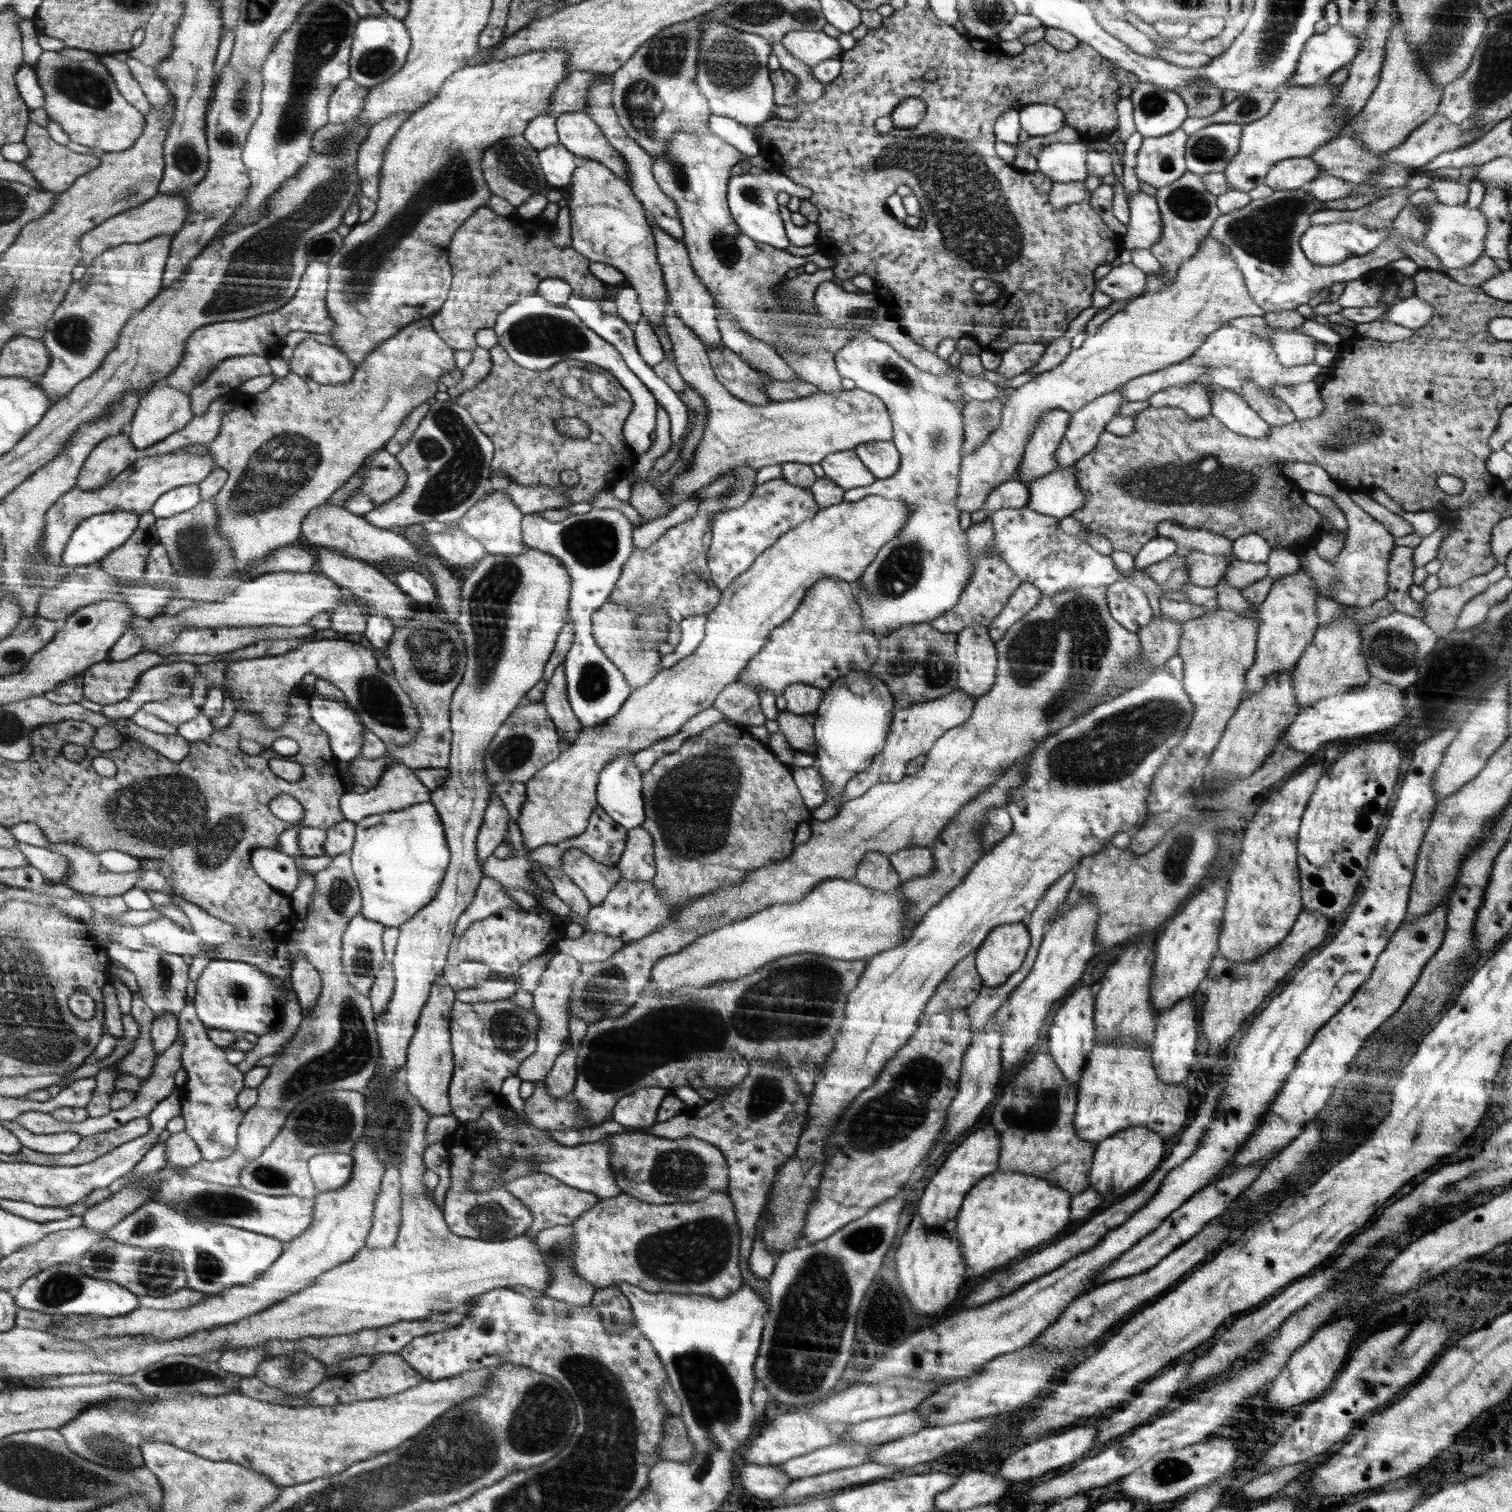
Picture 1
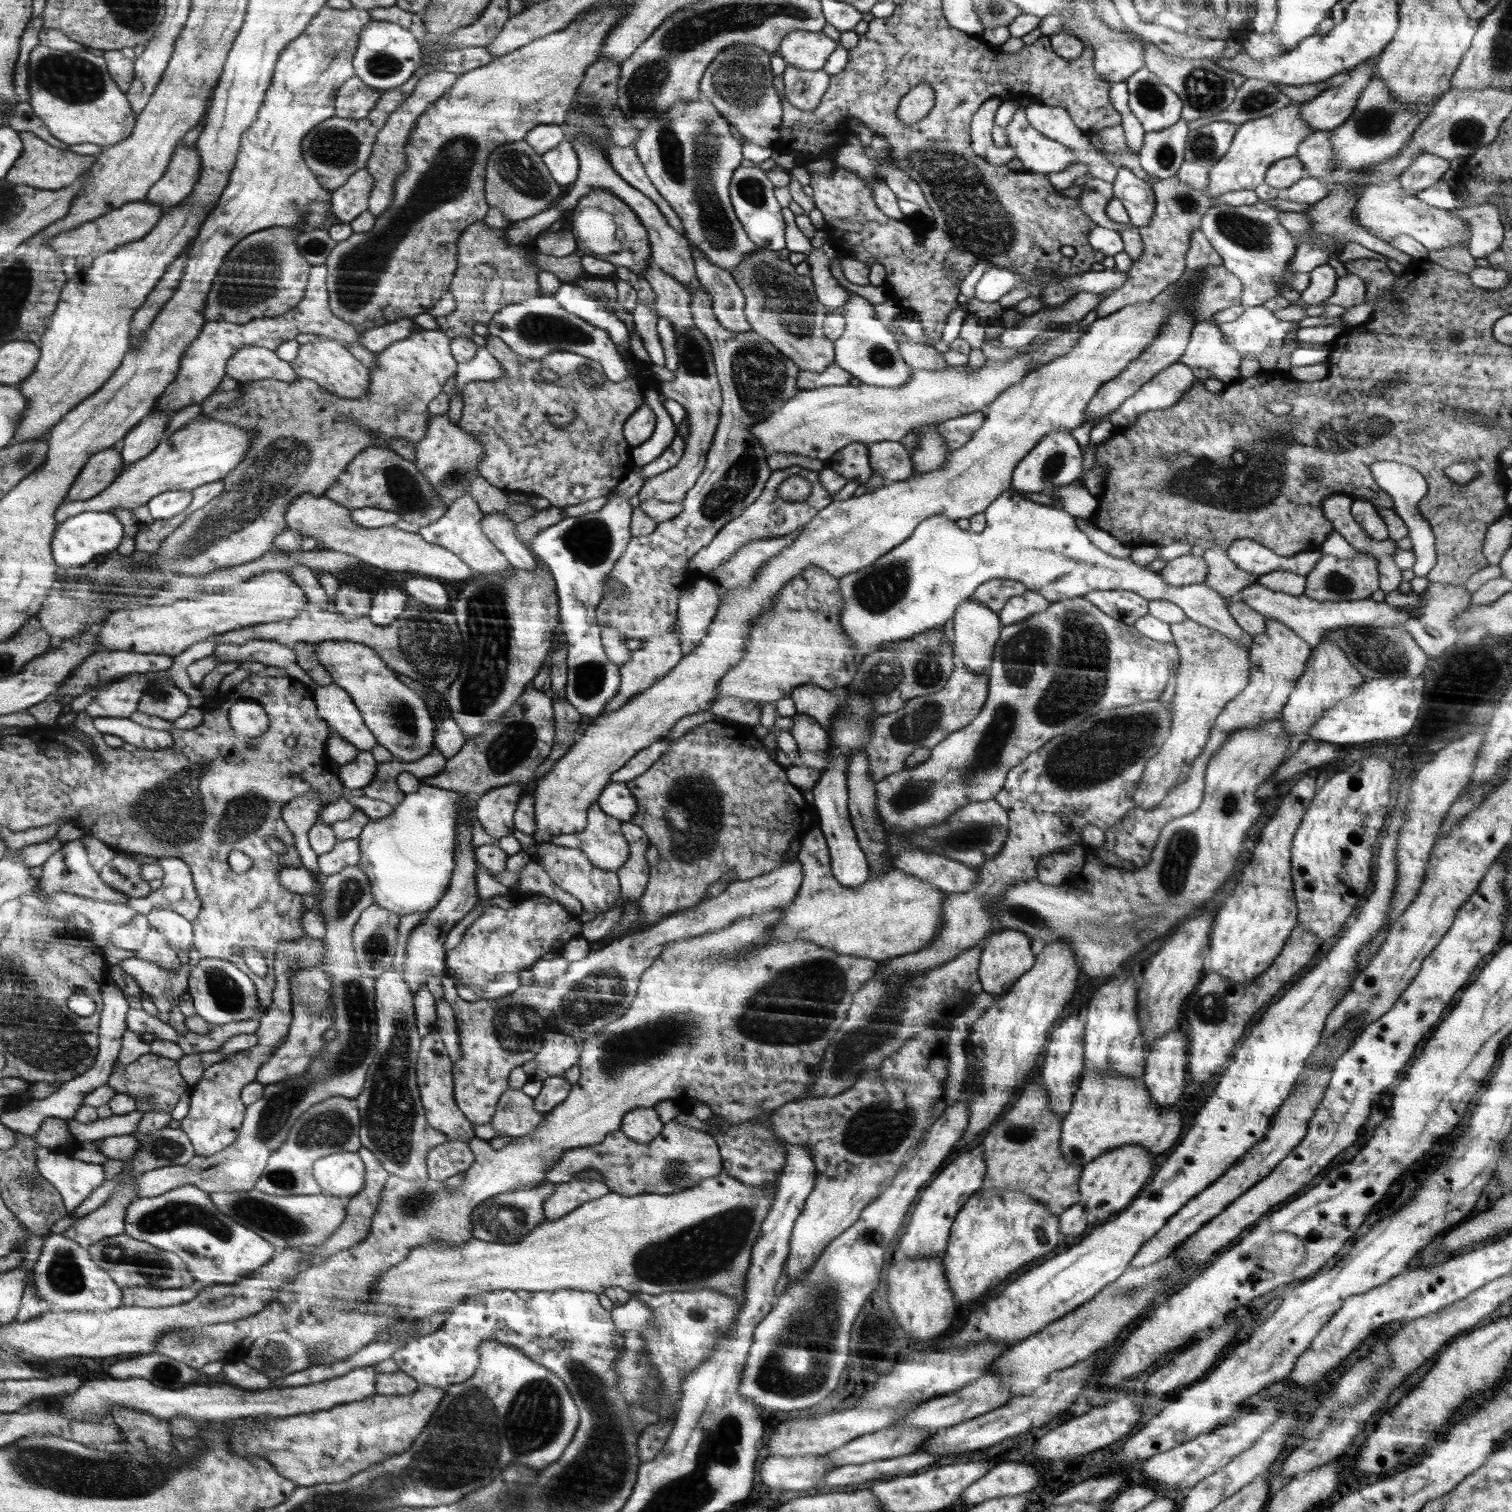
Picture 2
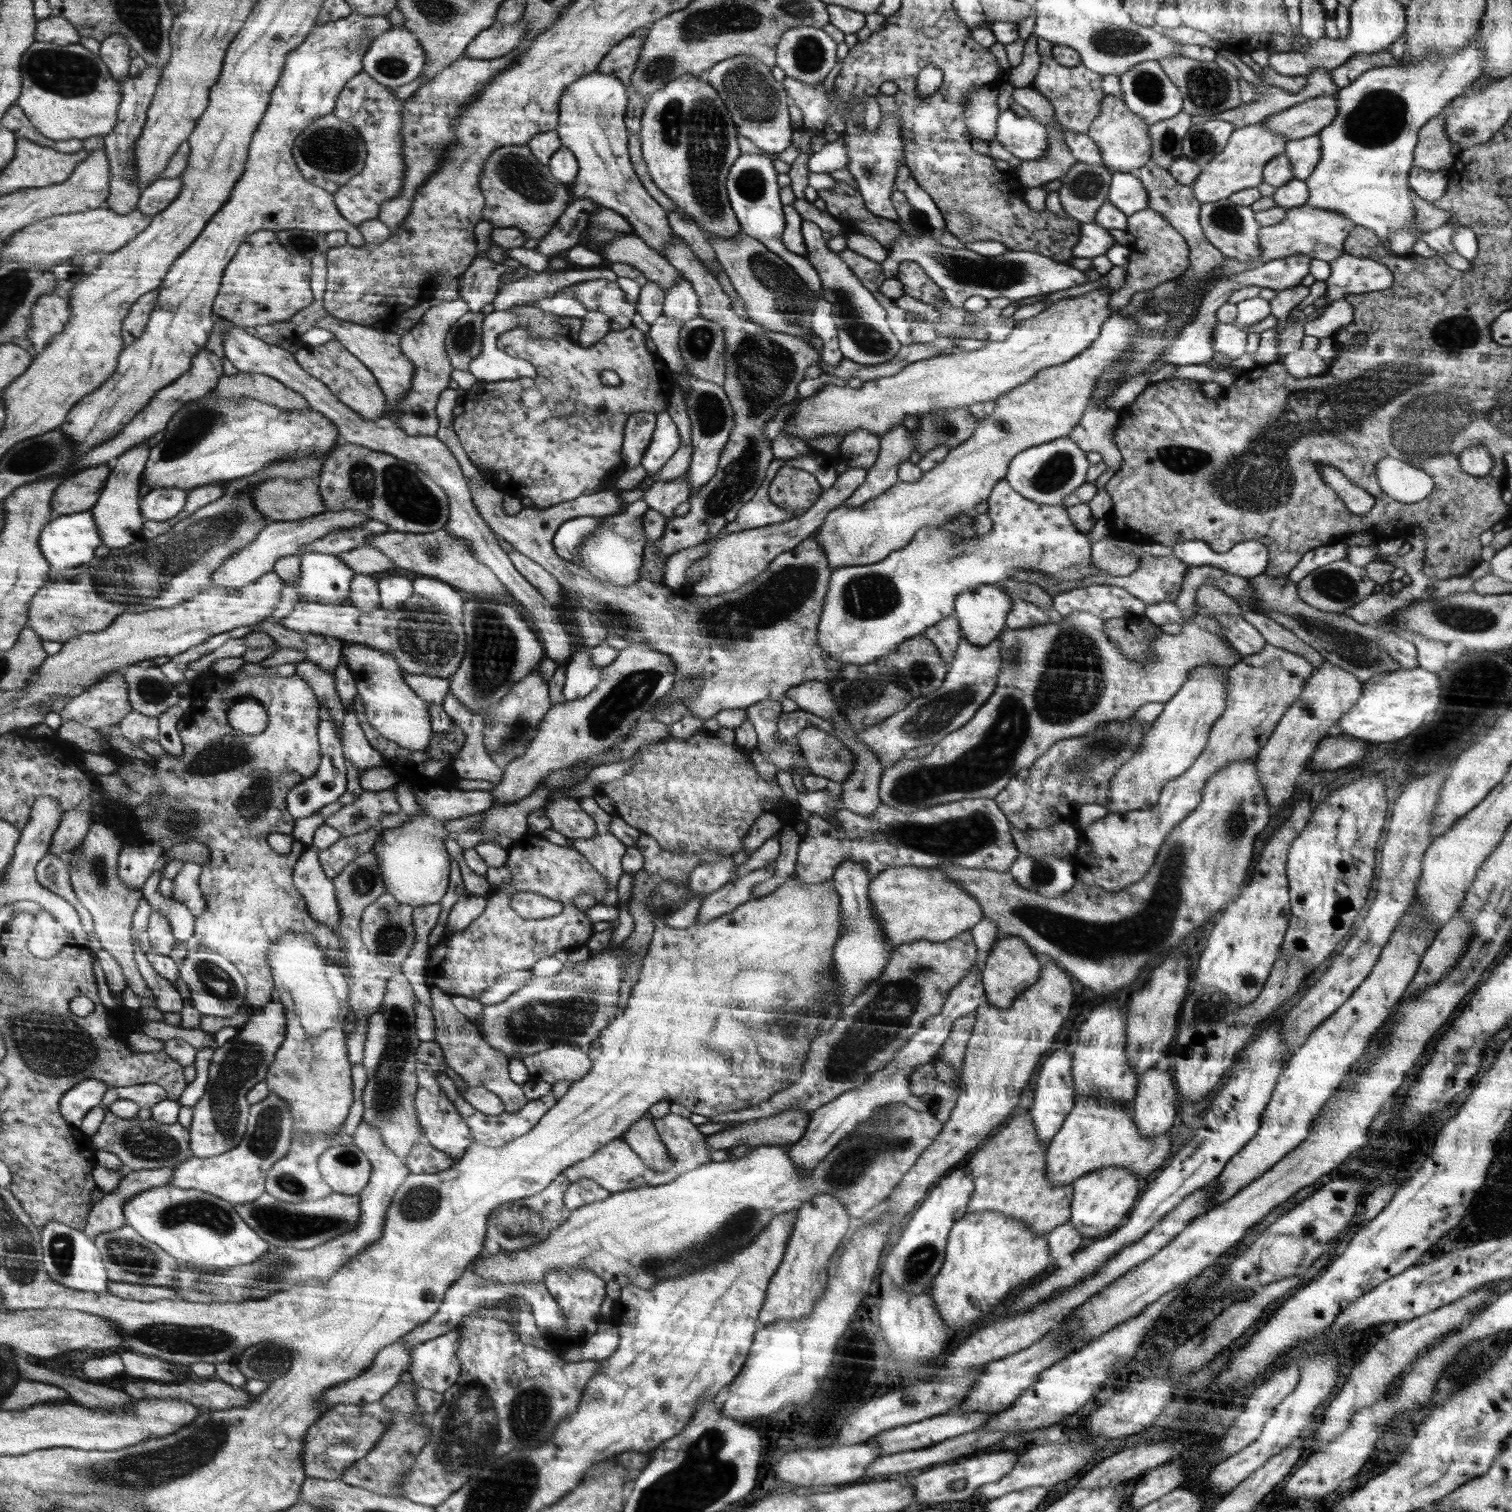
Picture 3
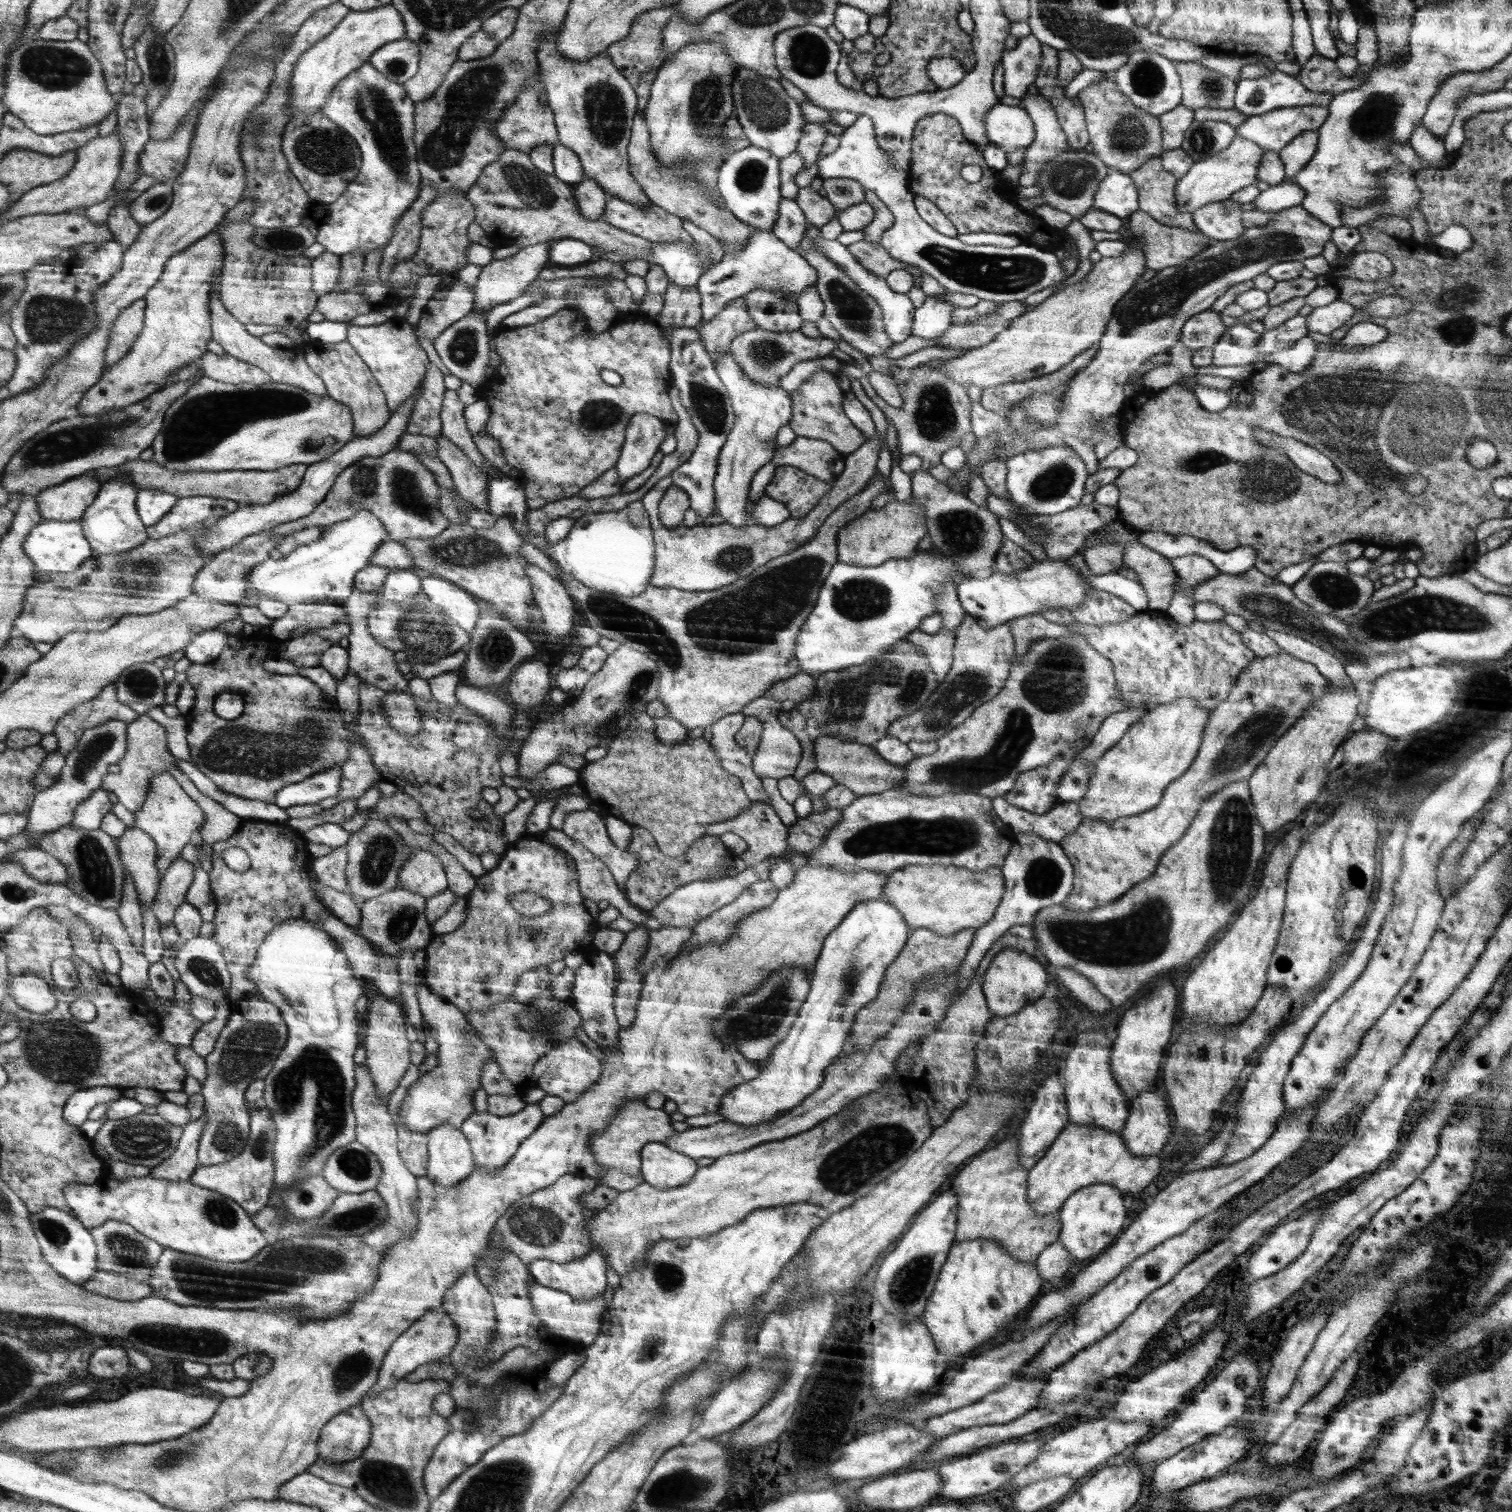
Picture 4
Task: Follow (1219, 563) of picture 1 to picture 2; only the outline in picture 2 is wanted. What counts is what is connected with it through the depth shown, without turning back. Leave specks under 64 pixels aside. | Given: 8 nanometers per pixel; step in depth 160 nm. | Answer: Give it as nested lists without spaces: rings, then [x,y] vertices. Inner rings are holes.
[[[1185,554],[1167,561],[1159,573],[1169,585],[1177,587],[1203,583],[1208,574],[1208,567],[1203,556]]]

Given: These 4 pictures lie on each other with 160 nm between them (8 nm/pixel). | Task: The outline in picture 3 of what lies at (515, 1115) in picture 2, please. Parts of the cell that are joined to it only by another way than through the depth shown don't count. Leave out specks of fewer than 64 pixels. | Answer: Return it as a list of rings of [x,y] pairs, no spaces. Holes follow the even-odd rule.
[[[429,987],[431,995],[431,1011],[435,1017],[435,1040],[440,1044],[447,1065],[454,1070],[466,1084],[485,1086],[489,1091],[496,1093],[506,1105],[507,1112],[518,1112],[529,1103],[524,1096],[522,1085],[516,1084],[510,1077],[510,1060],[500,1051],[484,1042],[476,1024],[472,1024],[451,1002],[451,996],[444,994],[442,989]]]

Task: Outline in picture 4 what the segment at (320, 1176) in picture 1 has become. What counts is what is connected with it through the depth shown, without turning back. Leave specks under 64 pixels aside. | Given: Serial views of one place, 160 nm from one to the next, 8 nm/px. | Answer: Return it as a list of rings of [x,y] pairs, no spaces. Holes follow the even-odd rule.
[[[355,1140],[343,1147],[338,1147],[327,1158],[321,1175],[332,1188],[339,1193],[362,1193],[372,1191],[378,1186],[380,1175],[383,1174],[382,1165],[378,1157],[366,1145]]]

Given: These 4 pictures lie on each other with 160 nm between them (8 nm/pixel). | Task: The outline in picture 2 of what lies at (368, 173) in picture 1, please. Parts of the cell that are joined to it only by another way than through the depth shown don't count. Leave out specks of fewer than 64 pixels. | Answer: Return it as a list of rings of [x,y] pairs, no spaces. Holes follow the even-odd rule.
[[[436,71],[423,76],[414,87],[412,94],[391,114],[387,123],[380,130],[378,138],[375,140],[374,150],[367,160],[366,168],[364,168],[364,170],[370,172],[371,177],[375,180],[374,190],[372,190],[370,196],[370,211],[375,217],[379,217],[388,206],[391,206],[395,180],[406,168],[404,145],[416,121],[419,120],[424,111],[432,107],[438,99],[442,98],[454,86],[460,75],[452,72]]]

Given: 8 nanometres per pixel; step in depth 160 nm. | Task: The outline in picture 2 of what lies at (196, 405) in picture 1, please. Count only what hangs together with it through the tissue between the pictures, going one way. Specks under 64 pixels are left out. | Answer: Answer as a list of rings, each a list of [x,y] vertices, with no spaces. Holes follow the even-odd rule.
[[[244,346],[237,351],[227,362],[227,374],[238,384],[266,378],[285,382],[298,380],[289,362],[280,359],[275,351],[258,346]]]

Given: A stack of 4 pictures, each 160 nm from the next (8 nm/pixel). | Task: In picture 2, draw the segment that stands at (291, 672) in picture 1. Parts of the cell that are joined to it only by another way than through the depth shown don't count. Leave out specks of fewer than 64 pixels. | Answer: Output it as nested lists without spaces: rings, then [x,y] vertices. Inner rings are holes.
[[[327,640],[315,643],[315,656],[317,662],[331,676],[331,682],[343,688],[351,696],[352,702],[360,711],[364,725],[375,736],[378,745],[384,746],[394,758],[401,761],[414,762],[428,755],[433,747],[435,722],[432,721],[432,714],[428,713],[426,700],[399,681],[394,669],[388,666],[375,649],[356,641]]]

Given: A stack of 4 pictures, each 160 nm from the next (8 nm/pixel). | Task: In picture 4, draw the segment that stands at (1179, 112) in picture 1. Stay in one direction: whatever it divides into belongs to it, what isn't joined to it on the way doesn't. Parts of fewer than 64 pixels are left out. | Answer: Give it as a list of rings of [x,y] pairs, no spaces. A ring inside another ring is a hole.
[[[1139,50],[1133,52],[1129,56],[1128,62],[1111,75],[1117,87],[1128,96],[1134,106],[1159,117],[1181,105],[1182,91],[1175,63],[1155,52]]]

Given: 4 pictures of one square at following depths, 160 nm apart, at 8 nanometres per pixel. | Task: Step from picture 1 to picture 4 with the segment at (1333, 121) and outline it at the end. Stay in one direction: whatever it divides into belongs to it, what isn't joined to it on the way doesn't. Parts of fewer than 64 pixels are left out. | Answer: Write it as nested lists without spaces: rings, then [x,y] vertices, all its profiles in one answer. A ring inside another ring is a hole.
[[[1236,135],[1234,140],[1223,151],[1212,158],[1199,160],[1192,168],[1179,178],[1175,188],[1175,199],[1178,208],[1193,213],[1205,204],[1230,199],[1237,190],[1258,182],[1257,172],[1262,155],[1267,151],[1264,147]]]

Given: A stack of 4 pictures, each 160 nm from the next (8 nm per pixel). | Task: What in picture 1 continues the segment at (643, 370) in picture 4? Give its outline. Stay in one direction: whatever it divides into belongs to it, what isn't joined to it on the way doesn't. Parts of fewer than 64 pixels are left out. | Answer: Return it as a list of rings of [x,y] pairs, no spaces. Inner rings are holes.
[[[500,344],[490,348],[492,366],[490,373],[476,386],[462,391],[455,403],[462,406],[474,419],[493,442],[494,452],[491,460],[492,473],[498,471],[512,482],[524,486],[547,486],[559,491],[566,491],[572,504],[577,502],[590,502],[598,492],[606,492],[608,486],[625,478],[624,474],[630,472],[634,454],[622,436],[624,422],[632,410],[632,399],[618,380],[601,366],[582,360],[563,360],[553,364],[548,371],[532,371],[523,368],[512,360],[505,348]],[[564,417],[576,417],[585,420],[591,428],[586,438],[571,438],[563,436],[555,429],[555,420]],[[562,470],[576,470],[580,480],[574,486],[564,486],[560,482]]]

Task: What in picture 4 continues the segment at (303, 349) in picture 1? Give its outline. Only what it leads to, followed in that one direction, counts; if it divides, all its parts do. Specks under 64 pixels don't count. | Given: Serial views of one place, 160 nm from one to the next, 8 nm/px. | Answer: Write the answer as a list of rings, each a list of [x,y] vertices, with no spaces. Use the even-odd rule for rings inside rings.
[[[347,340],[334,344],[319,341],[310,341],[310,343],[310,347],[305,350],[305,361],[323,381],[327,396],[351,407],[351,412],[354,414],[354,434],[368,437],[388,423],[392,412],[387,407],[385,394],[350,343]]]

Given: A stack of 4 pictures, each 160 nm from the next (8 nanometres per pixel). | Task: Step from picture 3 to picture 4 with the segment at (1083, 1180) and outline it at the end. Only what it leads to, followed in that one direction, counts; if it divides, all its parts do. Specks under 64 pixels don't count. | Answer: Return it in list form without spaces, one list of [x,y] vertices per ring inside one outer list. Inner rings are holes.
[[[1094,1183],[1081,1188],[1068,1197],[1060,1209],[1059,1238],[1069,1252],[1072,1263],[1075,1261],[1090,1262],[1111,1246],[1123,1232],[1122,1225],[1126,1220],[1129,1202],[1115,1186]]]

